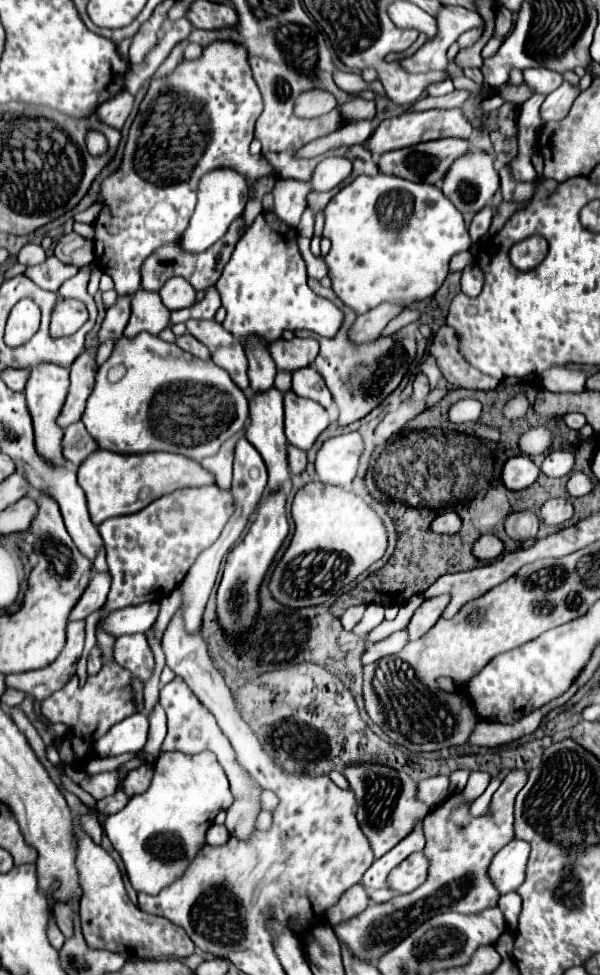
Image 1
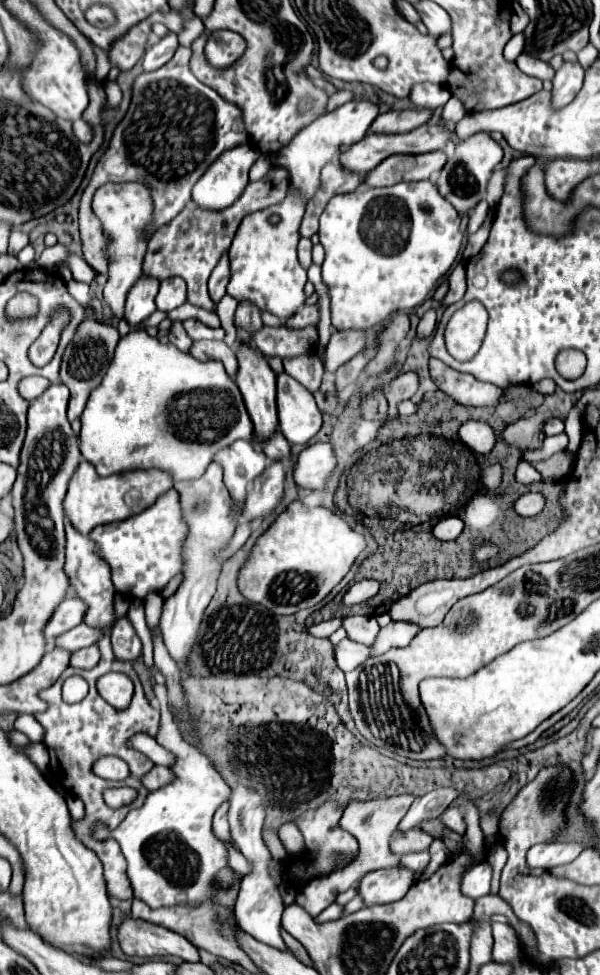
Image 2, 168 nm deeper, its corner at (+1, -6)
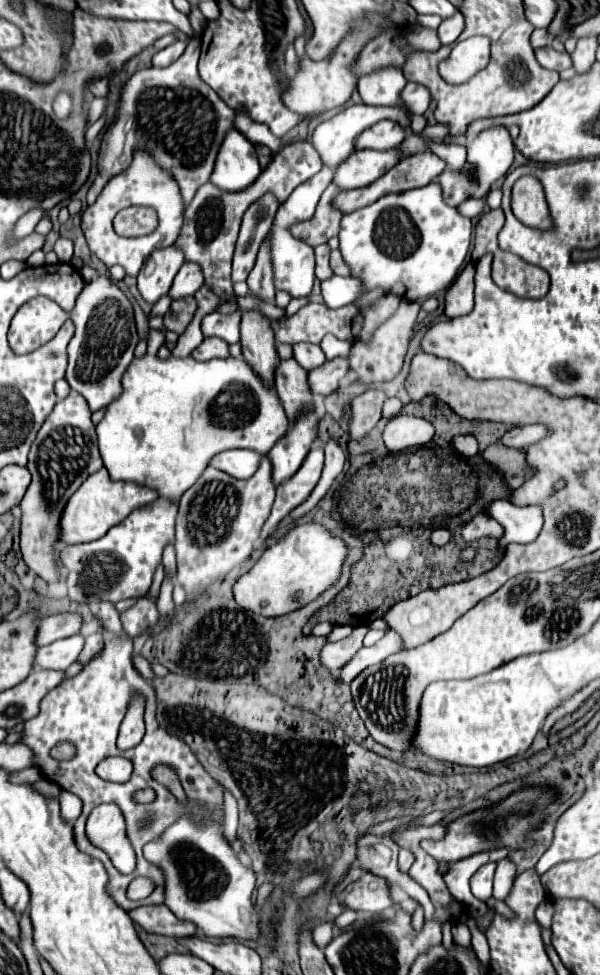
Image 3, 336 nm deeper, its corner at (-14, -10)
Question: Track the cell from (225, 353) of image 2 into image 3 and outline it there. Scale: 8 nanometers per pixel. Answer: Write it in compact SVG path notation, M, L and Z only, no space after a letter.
M205 337L203 343L191 353L191 357L199 359L199 361L209 361L213 357L229 357L227 343L219 337Z

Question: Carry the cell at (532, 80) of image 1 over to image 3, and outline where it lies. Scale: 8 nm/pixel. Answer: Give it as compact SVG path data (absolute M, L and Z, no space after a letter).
M539 47L539 49L535 49L535 57L545 69L563 71L563 69L571 67L571 55L567 51L555 51L551 47Z

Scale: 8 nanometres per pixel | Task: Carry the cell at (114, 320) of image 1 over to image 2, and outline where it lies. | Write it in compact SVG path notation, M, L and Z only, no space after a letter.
M106 183L102 185L92 201L92 209L96 217L104 223L104 233L112 237L110 243L110 253L112 253L112 263L110 263L110 273L108 273L108 283L104 285L104 303L110 307L112 315L116 319L124 319L124 303L128 291L134 287L136 279L142 275L142 259L146 251L146 241L140 239L144 231L144 225L152 219L152 199L148 187L142 183Z

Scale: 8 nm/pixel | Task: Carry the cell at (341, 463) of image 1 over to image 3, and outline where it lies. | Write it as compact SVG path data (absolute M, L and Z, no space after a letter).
M315 445L303 465L299 467L299 471L295 475L291 475L291 479L283 481L277 485L277 497L271 509L271 515L261 531L261 539L265 539L269 533L275 531L275 527L279 525L279 521L297 505L301 505L309 493L313 491L313 487L317 485L319 477L321 477L321 469L323 469L323 447Z

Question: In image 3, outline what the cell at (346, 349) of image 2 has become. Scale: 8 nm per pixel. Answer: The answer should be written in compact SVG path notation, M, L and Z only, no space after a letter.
M333 359L325 361L315 371L307 373L307 383L311 387L311 393L315 395L329 395L339 387L339 381L347 375L349 361L347 359Z

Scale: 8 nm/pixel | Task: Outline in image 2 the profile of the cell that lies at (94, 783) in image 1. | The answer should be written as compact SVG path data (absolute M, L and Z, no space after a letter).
M109 788L104 791L104 801L110 805L110 807L122 807L130 801L134 801L137 796L137 791L132 788Z

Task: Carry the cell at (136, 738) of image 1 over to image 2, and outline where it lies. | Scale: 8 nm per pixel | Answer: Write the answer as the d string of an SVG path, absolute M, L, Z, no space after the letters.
M136 733L136 735L130 739L128 747L140 751L140 753L146 755L148 759L152 759L156 765L172 765L172 761L174 761L172 755L166 753L166 749L162 749L162 747L156 743L156 739L150 737L150 735L146 735L146 733Z

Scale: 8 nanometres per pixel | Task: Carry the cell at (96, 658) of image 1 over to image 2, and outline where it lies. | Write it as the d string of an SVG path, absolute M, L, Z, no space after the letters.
M90 645L80 651L74 651L70 665L80 667L80 669L92 669L92 667L96 667L96 661L100 661L100 649L98 649L98 645Z

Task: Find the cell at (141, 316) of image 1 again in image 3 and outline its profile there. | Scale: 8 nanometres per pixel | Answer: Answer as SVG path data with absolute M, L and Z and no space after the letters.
M163 247L159 251L153 251L147 257L147 263L143 265L143 271L137 275L137 285L145 301L157 303L157 299L165 293L169 293L173 277L185 263L183 251L179 247Z

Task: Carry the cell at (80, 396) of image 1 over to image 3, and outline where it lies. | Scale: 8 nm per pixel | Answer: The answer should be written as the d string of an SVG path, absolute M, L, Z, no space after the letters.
M99 275L83 287L75 307L69 311L69 319L75 325L75 335L67 347L69 365L65 379L73 391L85 397L91 411L97 411L115 401L123 391L121 379L139 343L133 307L127 295L109 277Z

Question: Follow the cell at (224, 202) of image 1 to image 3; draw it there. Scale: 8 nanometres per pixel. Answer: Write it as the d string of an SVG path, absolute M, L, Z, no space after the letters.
M237 129L227 131L227 139L223 141L223 147L219 147L219 155L215 159L211 183L223 191L241 191L249 187L259 173L261 167L253 143Z

